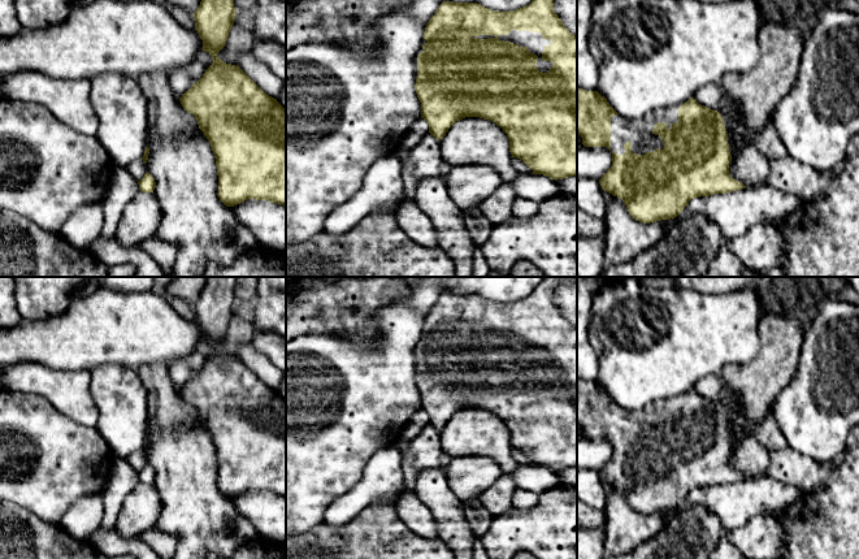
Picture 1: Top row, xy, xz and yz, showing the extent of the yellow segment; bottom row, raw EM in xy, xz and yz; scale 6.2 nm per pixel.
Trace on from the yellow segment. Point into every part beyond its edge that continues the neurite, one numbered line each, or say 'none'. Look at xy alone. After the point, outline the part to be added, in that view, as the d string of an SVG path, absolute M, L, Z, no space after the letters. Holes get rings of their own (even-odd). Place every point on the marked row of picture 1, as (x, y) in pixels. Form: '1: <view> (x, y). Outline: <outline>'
none

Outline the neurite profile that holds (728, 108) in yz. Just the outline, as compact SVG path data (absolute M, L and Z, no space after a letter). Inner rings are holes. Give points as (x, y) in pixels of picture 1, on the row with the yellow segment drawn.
M723 88L717 112L721 114L732 157L738 157L743 152L741 136L745 134L743 120L738 104Z

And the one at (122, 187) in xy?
M113 168L108 188L101 202L104 212L101 237L107 239L114 238L126 204L133 200L139 191L138 181L129 174L126 168Z

